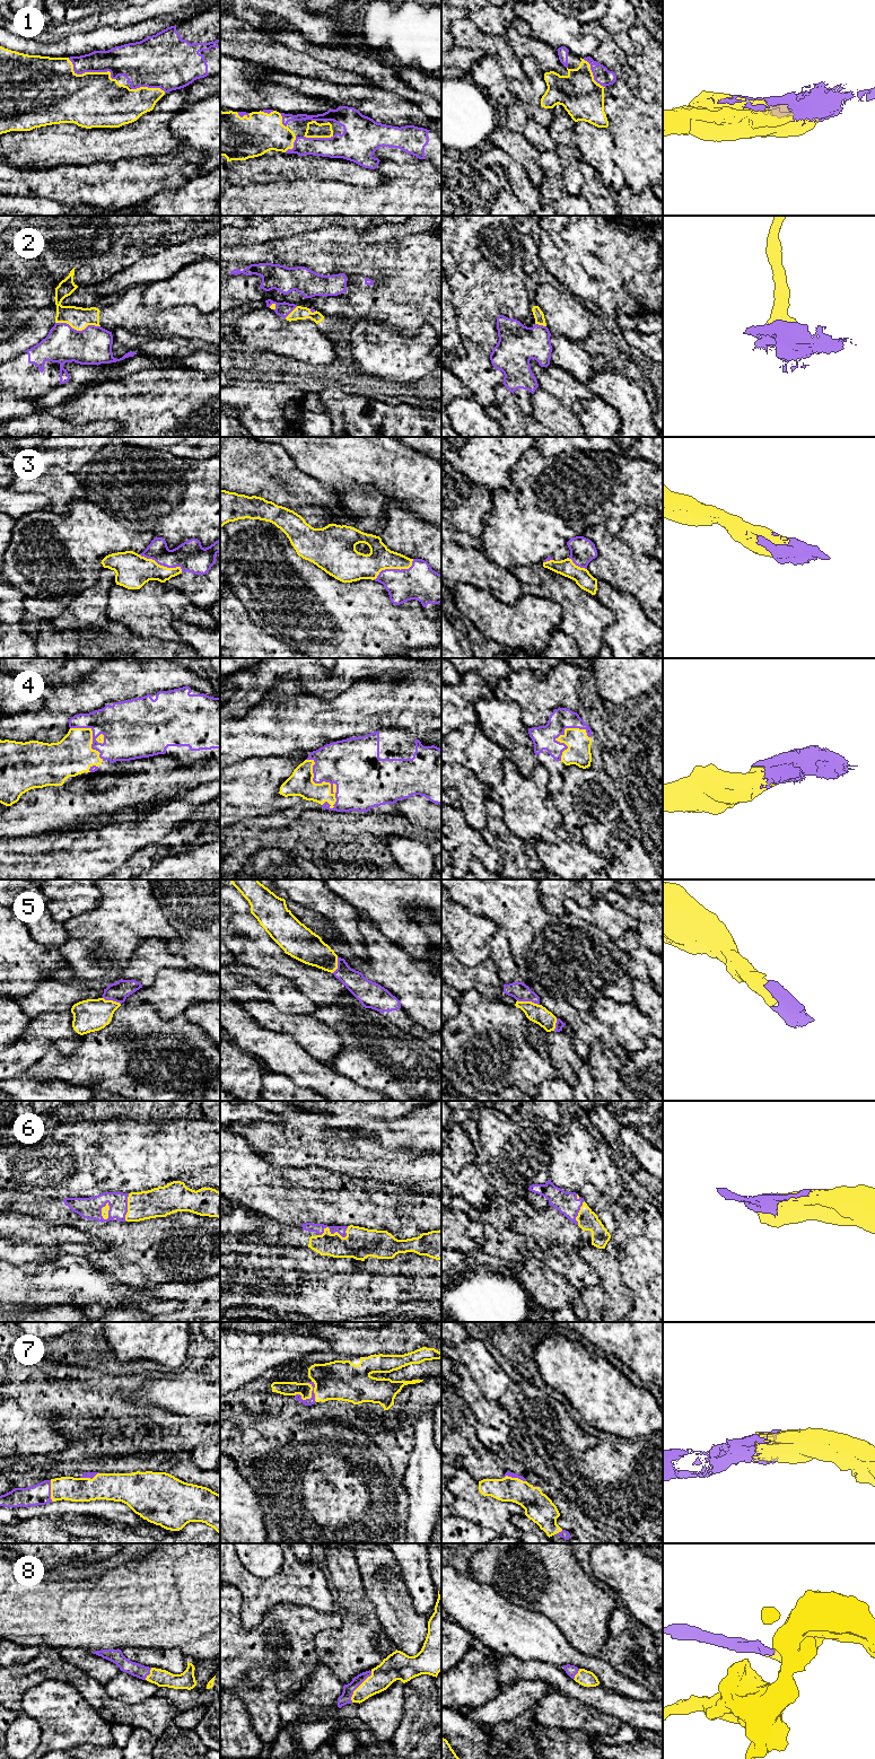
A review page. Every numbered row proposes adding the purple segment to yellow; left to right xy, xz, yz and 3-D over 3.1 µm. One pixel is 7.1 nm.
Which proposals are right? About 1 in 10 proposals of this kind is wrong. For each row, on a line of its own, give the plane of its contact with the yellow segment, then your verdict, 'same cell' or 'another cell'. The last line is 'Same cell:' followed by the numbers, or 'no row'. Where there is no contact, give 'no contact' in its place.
1: contact in xy; same cell
2: contact in xy; same cell
3: contact in xz; same cell
4: contact in xz; same cell
5: contact in yz; same cell
6: contact in xz; same cell
7: contact in xz; same cell
8: contact in xz; same cell
Same cell: 1, 2, 3, 4, 5, 6, 7, 8

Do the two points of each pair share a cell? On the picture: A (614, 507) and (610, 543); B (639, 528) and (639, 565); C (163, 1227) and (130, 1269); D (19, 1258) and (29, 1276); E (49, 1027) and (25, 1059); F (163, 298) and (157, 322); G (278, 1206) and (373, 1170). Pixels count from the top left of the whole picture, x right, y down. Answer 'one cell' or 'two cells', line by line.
A: two cells
B: two cells
C: one cell
D: two cells
E: one cell
F: two cells
G: two cells

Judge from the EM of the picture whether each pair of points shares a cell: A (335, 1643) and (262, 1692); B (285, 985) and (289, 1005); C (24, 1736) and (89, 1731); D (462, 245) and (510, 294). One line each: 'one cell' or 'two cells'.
A: two cells
B: one cell
C: two cells
D: one cell

